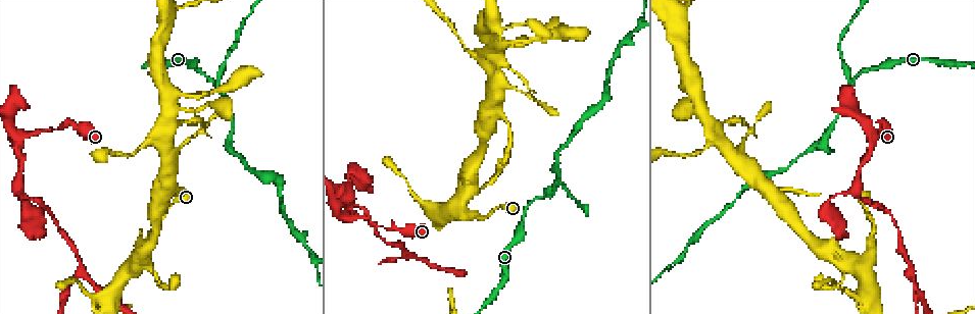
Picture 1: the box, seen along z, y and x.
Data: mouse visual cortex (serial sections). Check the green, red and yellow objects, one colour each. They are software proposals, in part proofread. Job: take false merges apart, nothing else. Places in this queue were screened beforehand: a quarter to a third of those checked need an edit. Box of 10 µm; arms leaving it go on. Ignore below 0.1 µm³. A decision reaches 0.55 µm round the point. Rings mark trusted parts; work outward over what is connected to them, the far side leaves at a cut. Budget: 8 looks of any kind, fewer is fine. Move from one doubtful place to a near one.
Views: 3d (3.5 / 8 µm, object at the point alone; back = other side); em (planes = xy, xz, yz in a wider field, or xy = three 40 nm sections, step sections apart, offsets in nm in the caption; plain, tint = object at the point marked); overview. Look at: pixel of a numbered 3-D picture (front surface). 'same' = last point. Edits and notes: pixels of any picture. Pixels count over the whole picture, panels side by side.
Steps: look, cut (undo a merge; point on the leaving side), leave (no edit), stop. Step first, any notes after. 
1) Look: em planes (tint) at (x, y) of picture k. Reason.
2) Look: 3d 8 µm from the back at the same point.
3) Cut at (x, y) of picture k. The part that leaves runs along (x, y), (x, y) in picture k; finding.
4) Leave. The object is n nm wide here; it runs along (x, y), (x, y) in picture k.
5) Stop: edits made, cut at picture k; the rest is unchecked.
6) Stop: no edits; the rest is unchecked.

Look: 3d 3.5 µm at (862, 263) of picture 1. Sharp bend.

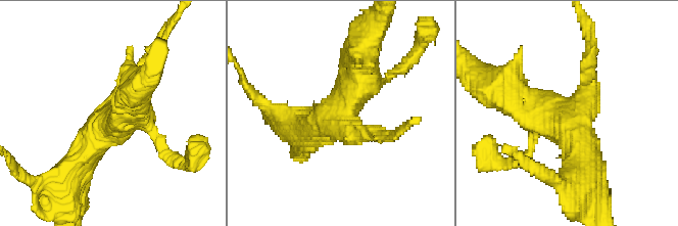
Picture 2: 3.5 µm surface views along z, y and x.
Look: em xy step 3 (tint) at (573, 114) of picture 2. Now the EM.

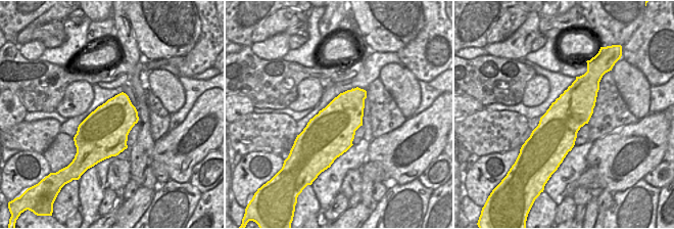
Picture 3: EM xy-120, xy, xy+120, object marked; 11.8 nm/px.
Look: em xy step 2 (tint) at the same point. Another direction.

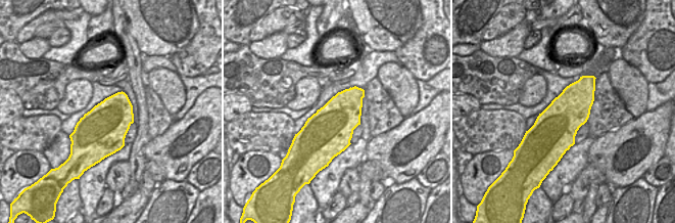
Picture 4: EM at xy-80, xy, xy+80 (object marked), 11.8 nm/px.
Leave. It runs along (588, 60), (573, 114), (521, 89) in picture 2; all the same cell.

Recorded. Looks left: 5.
Look: 3d 3.5 µm from the back at (144, 147) of picture 1. Sudden change in width.

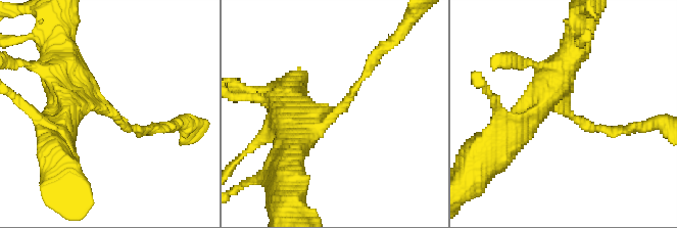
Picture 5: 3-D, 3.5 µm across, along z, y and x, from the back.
Look: em xy step 1 (tint) at (341, 109) of picture 5. The arms are 150, 450 nm wide.

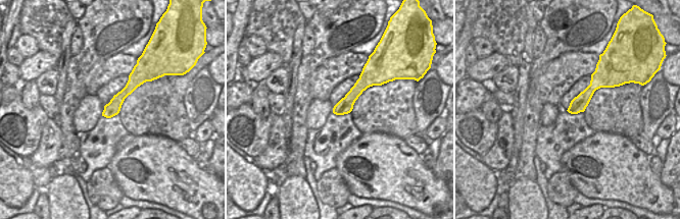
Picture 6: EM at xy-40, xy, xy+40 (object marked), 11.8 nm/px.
Look: em xy step 3 (tint) at the same point.

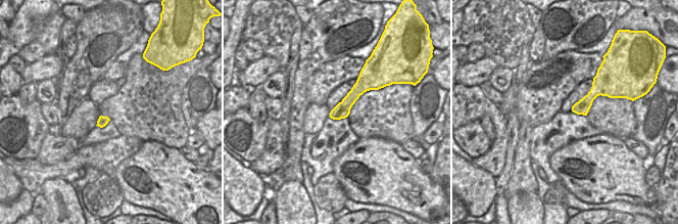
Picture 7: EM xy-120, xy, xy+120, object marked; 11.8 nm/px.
Leave. It runs along (362, 76), (362, 85), (333, 116) in picture 7; one cell here.

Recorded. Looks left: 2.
Look: 3d 3.5 µm at (854, 85) of picture 1. Sharp bend.

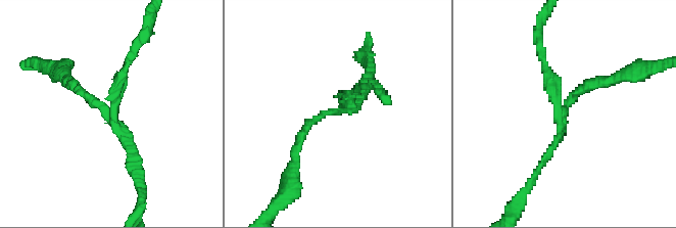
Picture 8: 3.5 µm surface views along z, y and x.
Look: em xy step 2 (tint) at (340, 110) of picture 8.

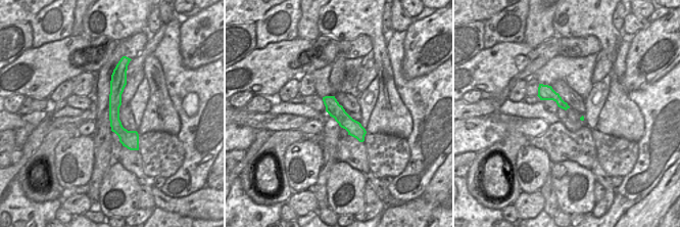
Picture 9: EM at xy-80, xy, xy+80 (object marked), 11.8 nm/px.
Cut at (119, 79) of picture 8. The arms are 150, 150, 200 nm wide; the part that leaves runs along (112, 109), (125, 65), (147, 28) in picture 8; two cells meet here.

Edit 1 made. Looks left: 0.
Stop: edits made, cut at picture 8; the rest is unchecked.

